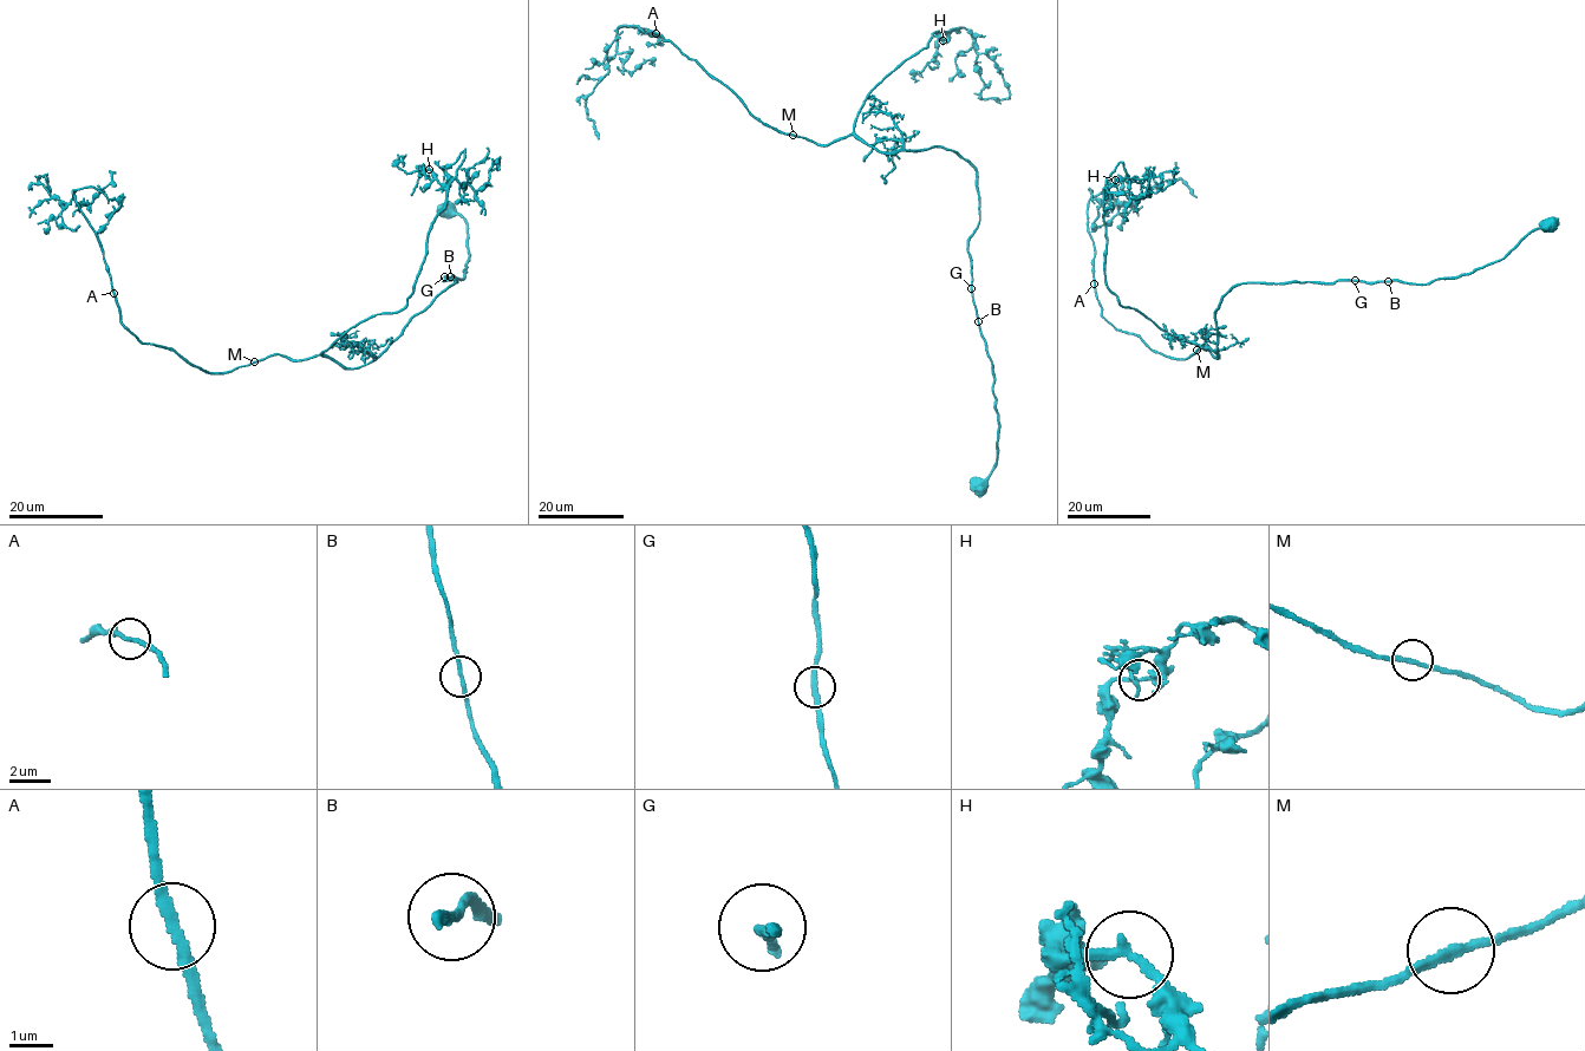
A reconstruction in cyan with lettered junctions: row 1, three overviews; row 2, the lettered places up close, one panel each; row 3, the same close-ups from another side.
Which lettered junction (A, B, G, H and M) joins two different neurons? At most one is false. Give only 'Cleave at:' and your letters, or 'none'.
Cleave at: none

